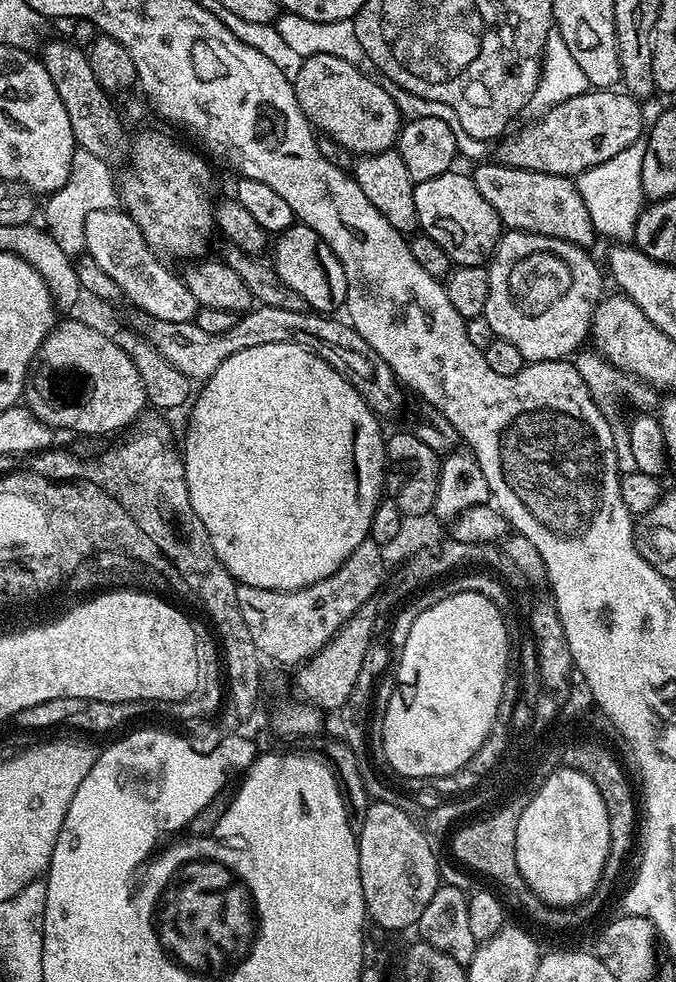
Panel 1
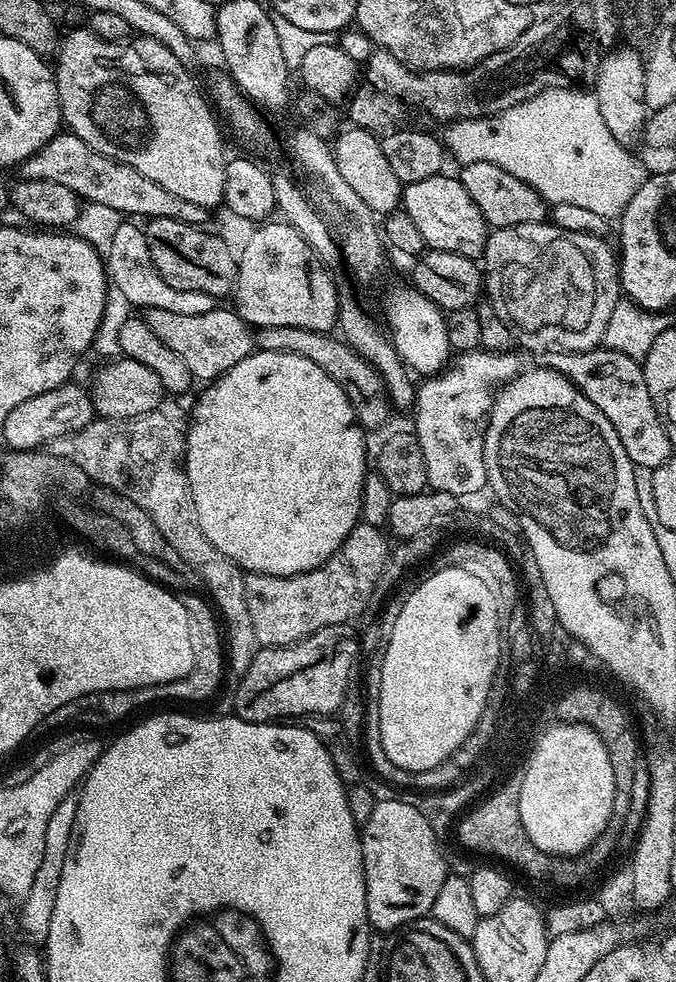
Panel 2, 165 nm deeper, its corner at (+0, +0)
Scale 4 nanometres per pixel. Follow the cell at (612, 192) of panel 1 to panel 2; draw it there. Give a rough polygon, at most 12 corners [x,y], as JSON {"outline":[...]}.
{"outline":[[580,88],[451,121],[494,162],[549,205],[618,218],[645,182]]}

